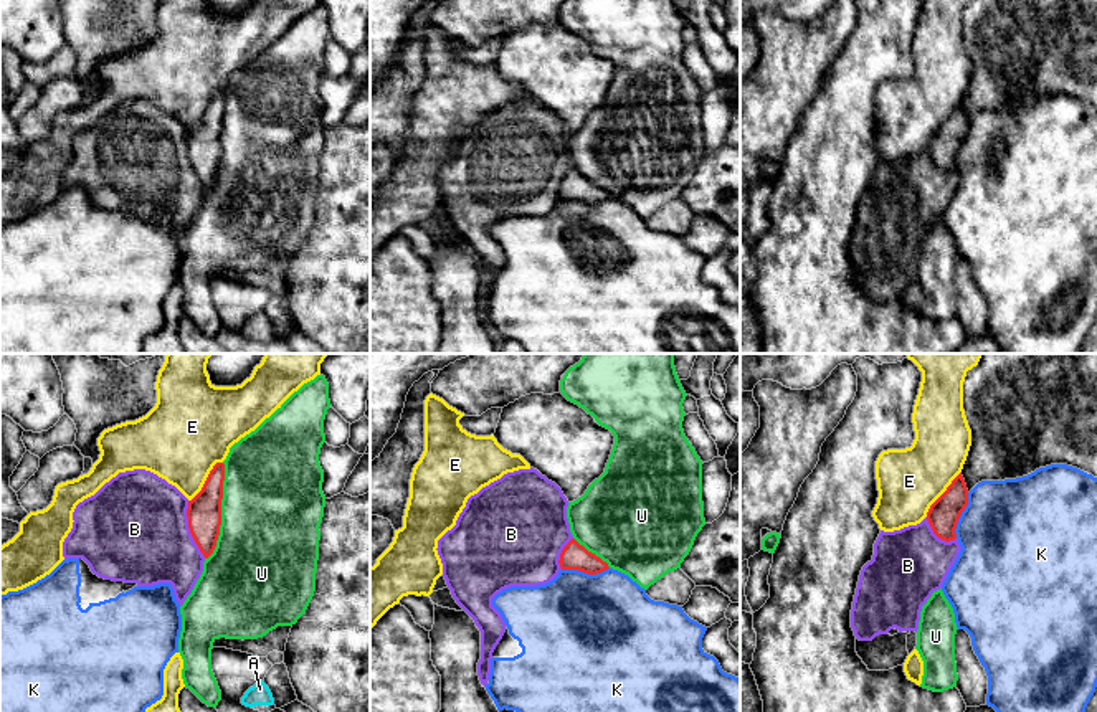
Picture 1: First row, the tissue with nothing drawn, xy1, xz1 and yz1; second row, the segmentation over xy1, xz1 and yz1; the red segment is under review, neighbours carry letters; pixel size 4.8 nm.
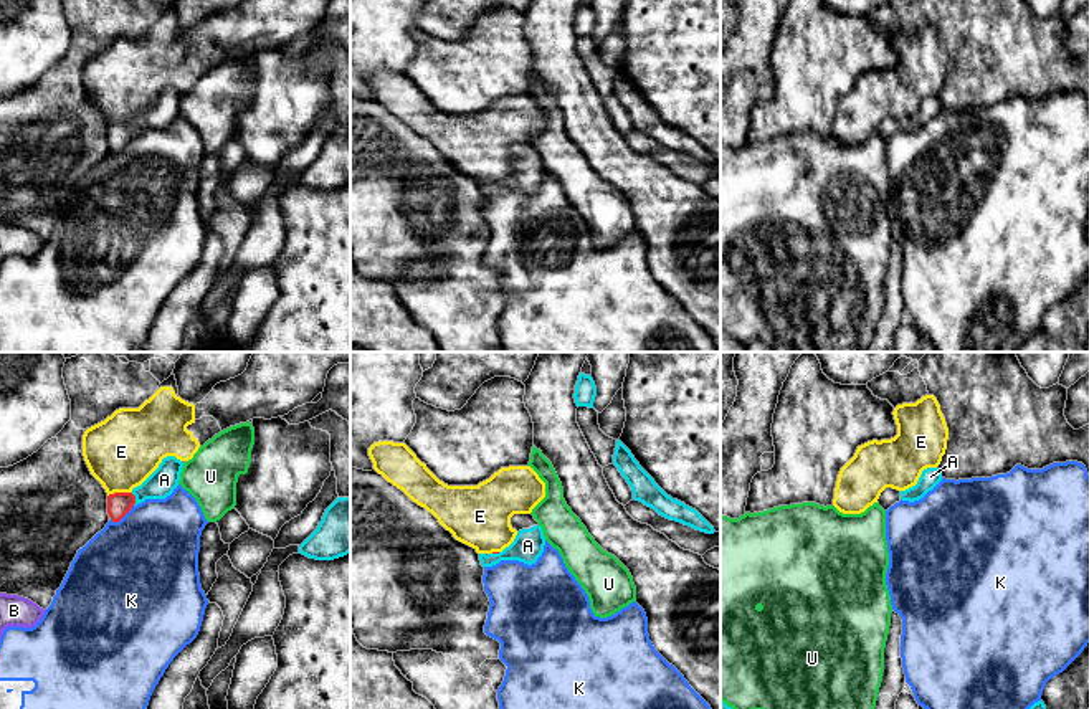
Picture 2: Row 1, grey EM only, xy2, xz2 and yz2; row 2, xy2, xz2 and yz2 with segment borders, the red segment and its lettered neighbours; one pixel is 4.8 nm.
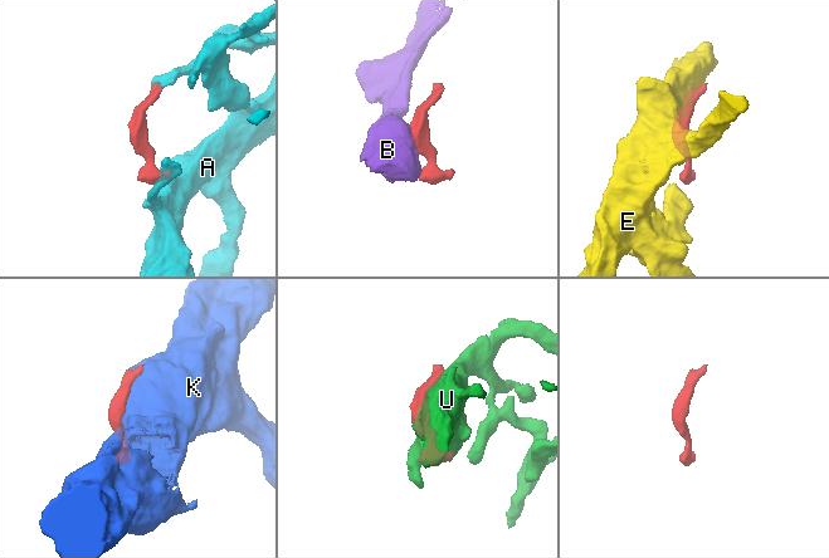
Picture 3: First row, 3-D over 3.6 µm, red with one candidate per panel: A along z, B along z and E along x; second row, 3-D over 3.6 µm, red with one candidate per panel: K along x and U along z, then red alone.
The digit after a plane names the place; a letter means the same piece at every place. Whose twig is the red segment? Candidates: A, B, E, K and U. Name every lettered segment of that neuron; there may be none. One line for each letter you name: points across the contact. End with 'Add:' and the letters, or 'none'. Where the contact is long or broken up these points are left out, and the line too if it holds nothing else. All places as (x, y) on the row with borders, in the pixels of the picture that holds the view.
A: Path across: xy2 (119, 504), (134, 499), (164, 480)
Add: A

